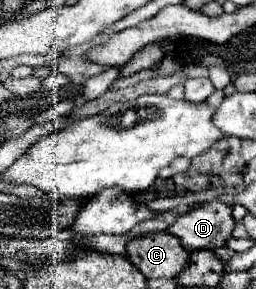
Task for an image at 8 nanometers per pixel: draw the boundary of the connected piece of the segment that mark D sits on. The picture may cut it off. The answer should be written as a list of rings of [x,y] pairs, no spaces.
[[[213,199],[179,215],[177,221],[169,227],[169,233],[179,237],[187,251],[195,251],[223,247],[231,237],[233,227],[233,207]]]

